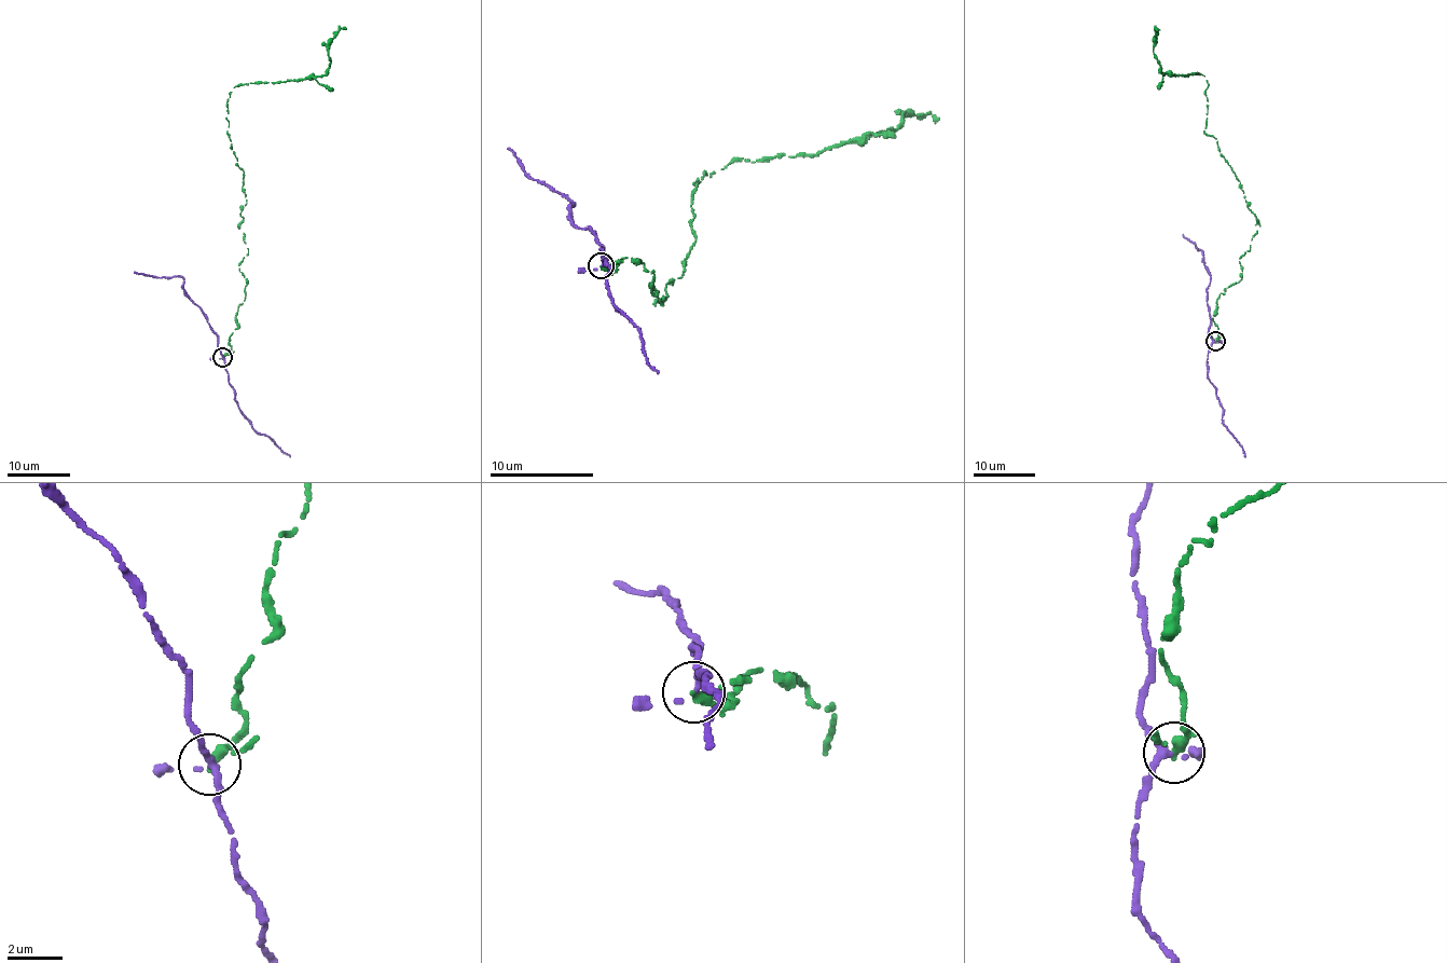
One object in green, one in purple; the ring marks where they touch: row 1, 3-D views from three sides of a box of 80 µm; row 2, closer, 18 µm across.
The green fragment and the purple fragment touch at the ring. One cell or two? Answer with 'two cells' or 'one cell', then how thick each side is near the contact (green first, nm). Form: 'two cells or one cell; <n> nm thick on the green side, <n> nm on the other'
two cells; 360 nm thick on the green side, 260 nm on the other

